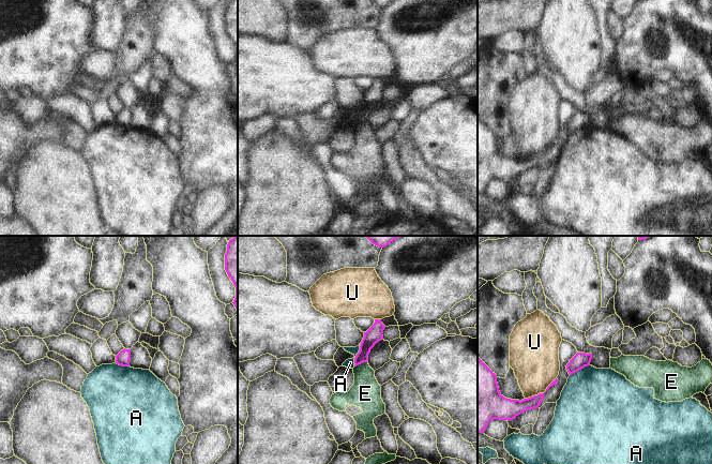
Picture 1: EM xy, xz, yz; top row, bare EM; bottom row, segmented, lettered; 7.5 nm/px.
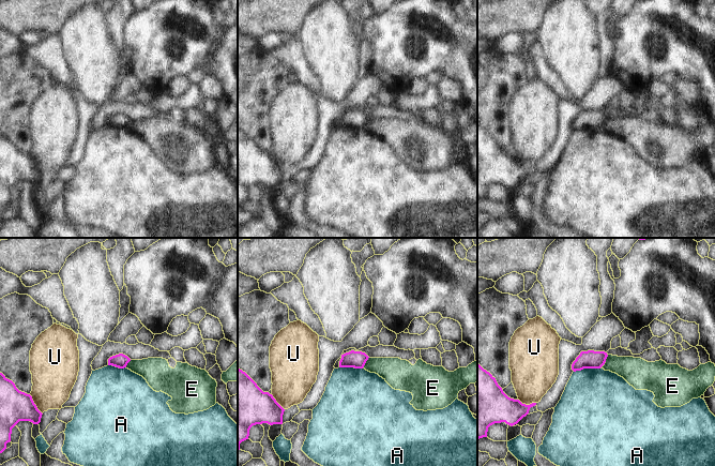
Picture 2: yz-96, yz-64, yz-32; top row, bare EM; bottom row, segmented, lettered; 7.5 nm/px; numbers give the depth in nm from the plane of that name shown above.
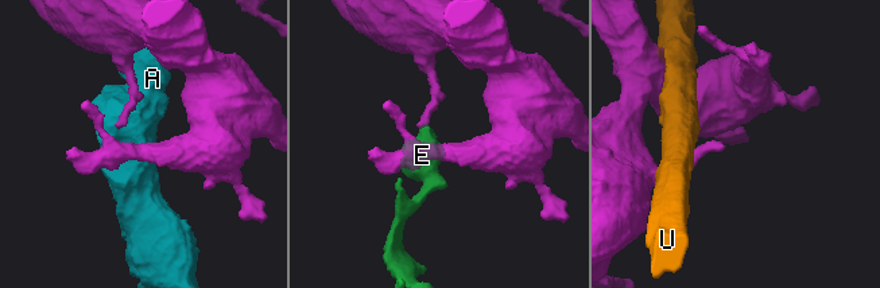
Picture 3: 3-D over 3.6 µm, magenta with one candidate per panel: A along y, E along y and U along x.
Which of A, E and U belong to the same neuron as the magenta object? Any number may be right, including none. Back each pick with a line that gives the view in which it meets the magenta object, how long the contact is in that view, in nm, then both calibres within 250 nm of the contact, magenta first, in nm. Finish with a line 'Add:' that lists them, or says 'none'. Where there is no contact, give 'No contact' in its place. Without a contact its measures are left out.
Add: none

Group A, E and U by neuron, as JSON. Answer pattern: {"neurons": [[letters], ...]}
{"neurons": [["A"], ["E"], ["U"]]}

